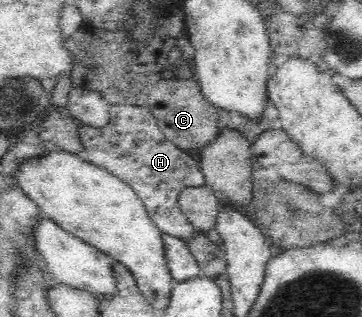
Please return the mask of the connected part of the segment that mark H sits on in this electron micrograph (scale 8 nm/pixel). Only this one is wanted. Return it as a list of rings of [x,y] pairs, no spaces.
[[[113,105],[110,107],[110,120],[104,128],[94,128],[81,121],[77,126],[88,161],[105,168],[134,189],[150,218],[164,234],[183,241],[201,234],[183,213],[179,196],[186,187],[205,185],[204,173],[193,157],[165,138],[148,106]]]

